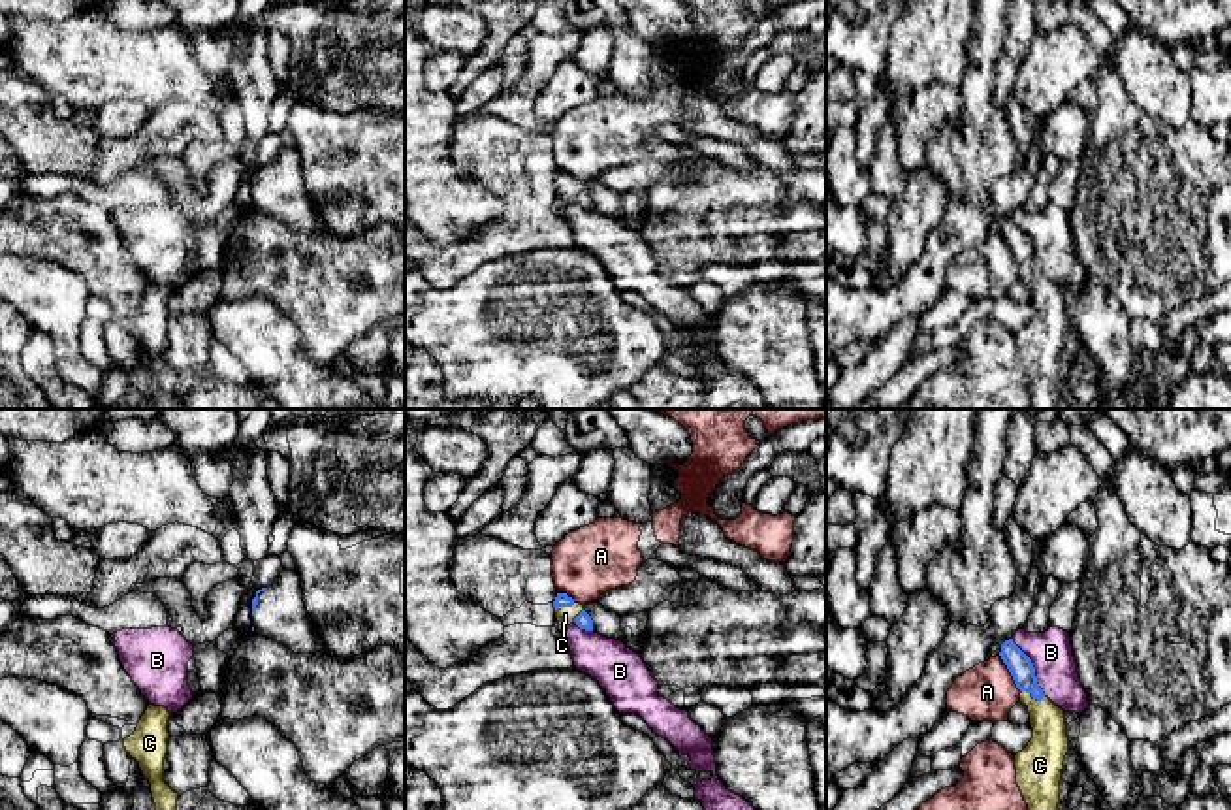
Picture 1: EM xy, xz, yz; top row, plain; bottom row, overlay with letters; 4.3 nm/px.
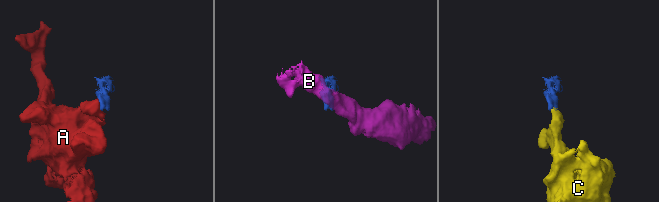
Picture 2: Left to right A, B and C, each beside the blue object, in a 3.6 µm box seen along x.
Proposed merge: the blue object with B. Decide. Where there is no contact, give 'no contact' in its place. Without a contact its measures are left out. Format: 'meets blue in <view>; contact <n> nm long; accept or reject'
meets blue in yz; contact 300 nm long; reject

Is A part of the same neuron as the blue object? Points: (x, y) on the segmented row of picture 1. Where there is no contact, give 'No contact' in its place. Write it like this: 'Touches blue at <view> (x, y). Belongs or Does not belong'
Touches blue at yz (1009, 671). Does not belong

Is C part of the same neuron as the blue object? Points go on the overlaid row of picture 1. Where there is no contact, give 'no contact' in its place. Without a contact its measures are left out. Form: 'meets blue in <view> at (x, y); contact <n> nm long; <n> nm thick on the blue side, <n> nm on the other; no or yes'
meets blue in yz at (1034, 697); contact 100 nm long; 110 nm thick on the blue side, 170 nm on the other; yes

